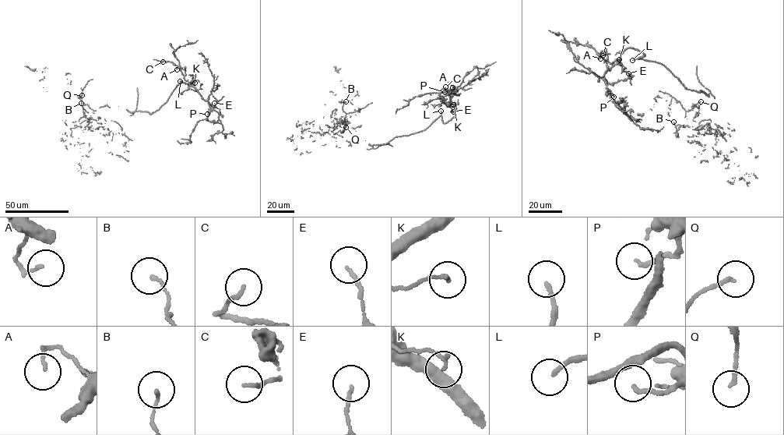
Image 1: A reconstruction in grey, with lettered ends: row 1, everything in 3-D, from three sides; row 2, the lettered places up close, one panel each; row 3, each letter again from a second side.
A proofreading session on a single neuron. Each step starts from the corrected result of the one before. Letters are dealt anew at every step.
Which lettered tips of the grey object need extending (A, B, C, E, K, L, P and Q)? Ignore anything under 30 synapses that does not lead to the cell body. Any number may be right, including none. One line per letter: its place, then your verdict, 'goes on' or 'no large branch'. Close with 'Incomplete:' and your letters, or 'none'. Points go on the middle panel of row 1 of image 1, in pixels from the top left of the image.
A: place (452, 87); no large branch
B: place (346, 101); no large branch
C: place (445, 86); no large branch
E: place (453, 111); no large branch
K: place (453, 104); no large branch
L: place (441, 111); goes on
P: place (444, 92); no large branch
Q: place (346, 127); no large branch
Incomplete: L

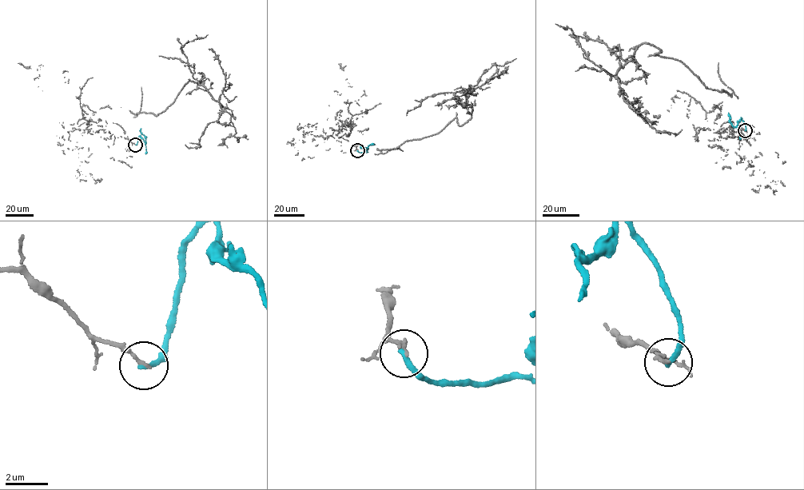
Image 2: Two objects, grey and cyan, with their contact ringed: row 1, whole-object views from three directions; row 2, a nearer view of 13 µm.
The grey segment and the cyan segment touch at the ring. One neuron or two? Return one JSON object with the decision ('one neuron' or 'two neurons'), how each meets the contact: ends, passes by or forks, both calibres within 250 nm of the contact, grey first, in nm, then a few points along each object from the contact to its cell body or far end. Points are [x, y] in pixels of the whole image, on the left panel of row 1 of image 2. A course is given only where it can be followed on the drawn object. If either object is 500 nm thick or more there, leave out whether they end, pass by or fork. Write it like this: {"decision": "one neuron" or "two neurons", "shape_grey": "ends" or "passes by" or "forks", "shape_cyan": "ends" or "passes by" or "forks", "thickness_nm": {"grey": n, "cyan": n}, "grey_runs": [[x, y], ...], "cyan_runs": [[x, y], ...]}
{"decision": "two neurons", "shape_grey": "ends", "shape_cyan": "ends", "thickness_nm": {"grey": 170, "cyan": 240}, "grey_runs": [[135, 145], [128, 138], [137, 113], [166, 110], [202, 73], [221, 113], [199, 147], [185, 144]], "cyan_runs": [[135, 145], [140, 135], [145, 143], [141, 128]]}

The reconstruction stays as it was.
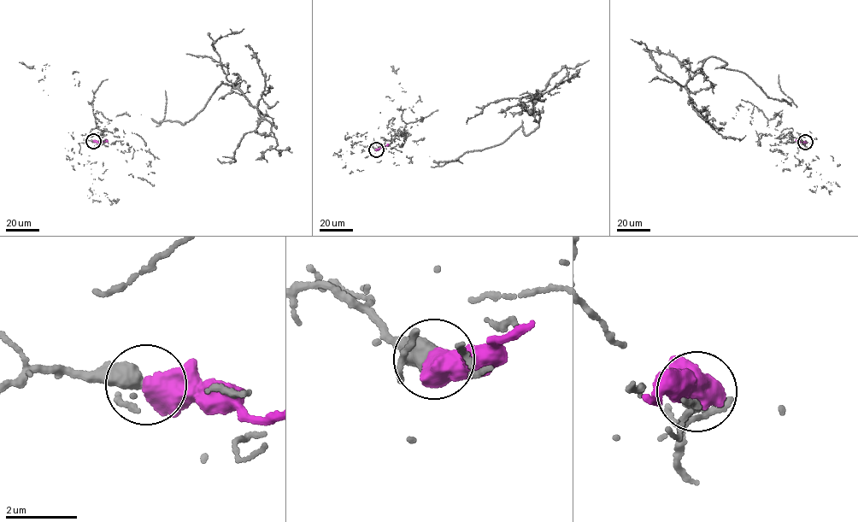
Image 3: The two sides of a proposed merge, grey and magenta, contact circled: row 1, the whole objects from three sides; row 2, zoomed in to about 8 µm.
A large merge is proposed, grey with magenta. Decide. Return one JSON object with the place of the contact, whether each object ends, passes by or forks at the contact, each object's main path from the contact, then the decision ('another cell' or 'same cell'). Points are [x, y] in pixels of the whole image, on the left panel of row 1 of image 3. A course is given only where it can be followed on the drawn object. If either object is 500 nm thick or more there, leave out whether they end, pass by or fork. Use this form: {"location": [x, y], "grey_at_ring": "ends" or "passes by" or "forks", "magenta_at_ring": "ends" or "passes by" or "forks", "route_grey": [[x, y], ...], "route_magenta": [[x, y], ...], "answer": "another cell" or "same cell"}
{"location": [93, 141], "route_grey": [[92, 141], [125, 113], [185, 124], [237, 73], [260, 122], [233, 161], [217, 158]], "route_magenta": [[93, 141], [107, 140]], "answer": "another cell"}

